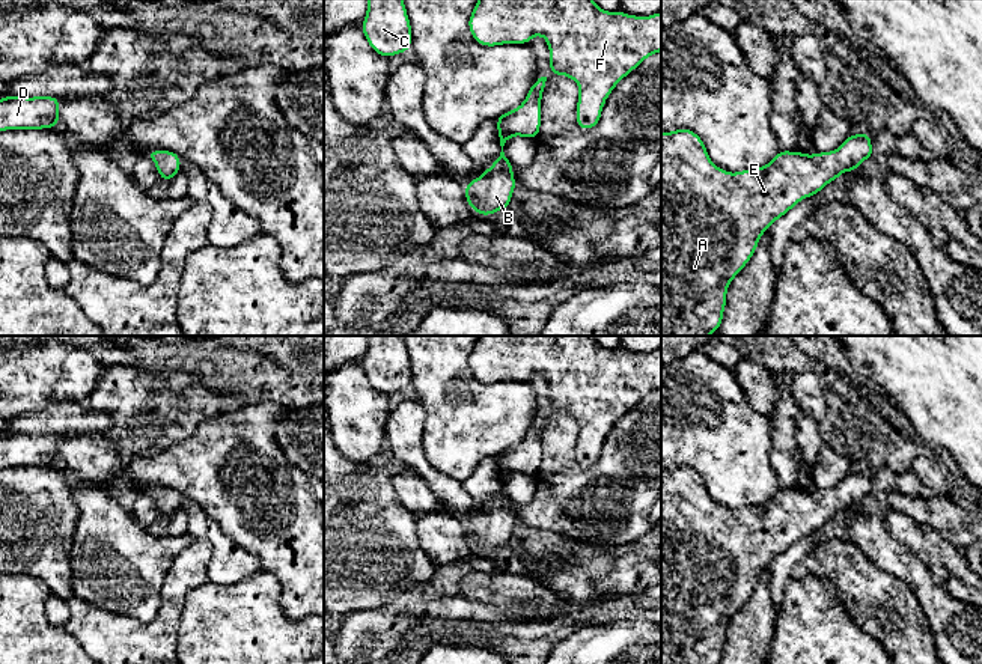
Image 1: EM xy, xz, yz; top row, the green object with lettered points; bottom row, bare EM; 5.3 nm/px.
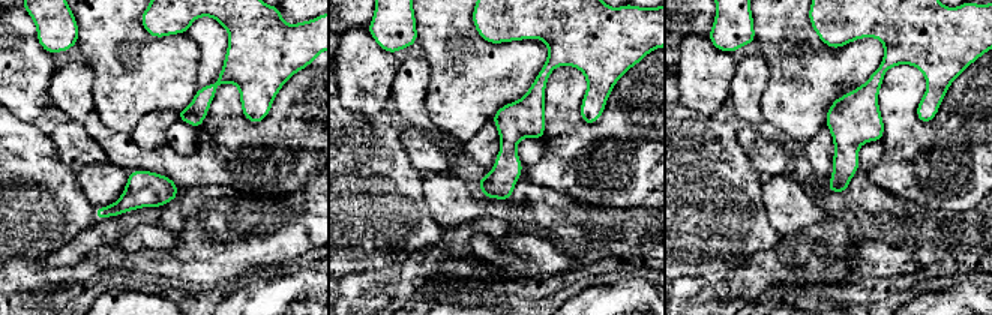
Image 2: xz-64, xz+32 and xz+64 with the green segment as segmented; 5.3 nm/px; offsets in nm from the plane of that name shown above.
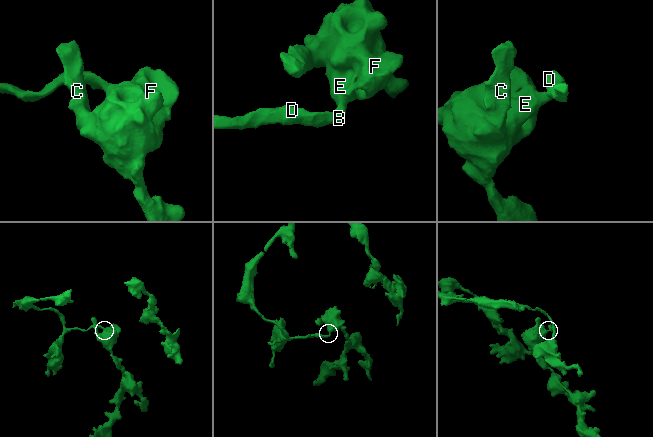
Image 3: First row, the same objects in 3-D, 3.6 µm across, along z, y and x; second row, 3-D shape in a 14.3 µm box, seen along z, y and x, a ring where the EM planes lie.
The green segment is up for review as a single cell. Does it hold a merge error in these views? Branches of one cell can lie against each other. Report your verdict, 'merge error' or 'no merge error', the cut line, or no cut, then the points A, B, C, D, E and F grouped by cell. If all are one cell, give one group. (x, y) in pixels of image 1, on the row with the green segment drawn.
no merge error; cut none; groups A B C D E F

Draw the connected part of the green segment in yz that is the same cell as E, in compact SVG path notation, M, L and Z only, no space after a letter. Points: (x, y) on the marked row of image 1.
M694 131L661 132L661 336L717 331L727 286L752 259L761 235L800 200L872 157L871 134L851 134L831 152L780 151L764 167L729 173L709 160Z

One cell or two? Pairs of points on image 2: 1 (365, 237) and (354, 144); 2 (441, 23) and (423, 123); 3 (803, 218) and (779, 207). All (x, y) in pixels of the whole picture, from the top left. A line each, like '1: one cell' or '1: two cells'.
1: one cell
2: two cells
3: one cell

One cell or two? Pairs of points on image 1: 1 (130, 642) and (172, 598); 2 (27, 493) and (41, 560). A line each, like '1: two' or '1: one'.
1: one
2: one

